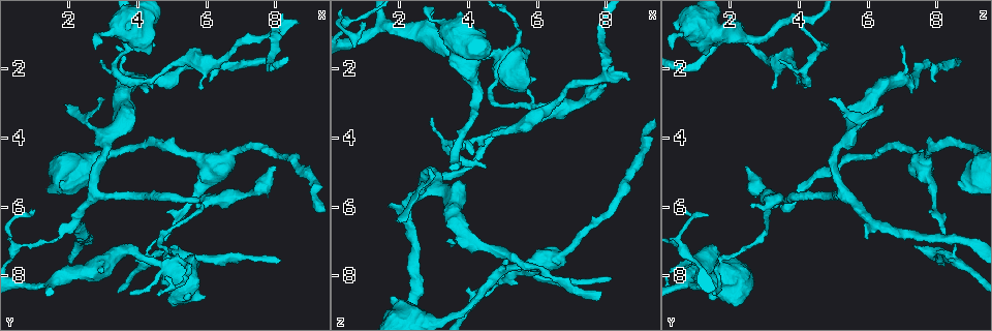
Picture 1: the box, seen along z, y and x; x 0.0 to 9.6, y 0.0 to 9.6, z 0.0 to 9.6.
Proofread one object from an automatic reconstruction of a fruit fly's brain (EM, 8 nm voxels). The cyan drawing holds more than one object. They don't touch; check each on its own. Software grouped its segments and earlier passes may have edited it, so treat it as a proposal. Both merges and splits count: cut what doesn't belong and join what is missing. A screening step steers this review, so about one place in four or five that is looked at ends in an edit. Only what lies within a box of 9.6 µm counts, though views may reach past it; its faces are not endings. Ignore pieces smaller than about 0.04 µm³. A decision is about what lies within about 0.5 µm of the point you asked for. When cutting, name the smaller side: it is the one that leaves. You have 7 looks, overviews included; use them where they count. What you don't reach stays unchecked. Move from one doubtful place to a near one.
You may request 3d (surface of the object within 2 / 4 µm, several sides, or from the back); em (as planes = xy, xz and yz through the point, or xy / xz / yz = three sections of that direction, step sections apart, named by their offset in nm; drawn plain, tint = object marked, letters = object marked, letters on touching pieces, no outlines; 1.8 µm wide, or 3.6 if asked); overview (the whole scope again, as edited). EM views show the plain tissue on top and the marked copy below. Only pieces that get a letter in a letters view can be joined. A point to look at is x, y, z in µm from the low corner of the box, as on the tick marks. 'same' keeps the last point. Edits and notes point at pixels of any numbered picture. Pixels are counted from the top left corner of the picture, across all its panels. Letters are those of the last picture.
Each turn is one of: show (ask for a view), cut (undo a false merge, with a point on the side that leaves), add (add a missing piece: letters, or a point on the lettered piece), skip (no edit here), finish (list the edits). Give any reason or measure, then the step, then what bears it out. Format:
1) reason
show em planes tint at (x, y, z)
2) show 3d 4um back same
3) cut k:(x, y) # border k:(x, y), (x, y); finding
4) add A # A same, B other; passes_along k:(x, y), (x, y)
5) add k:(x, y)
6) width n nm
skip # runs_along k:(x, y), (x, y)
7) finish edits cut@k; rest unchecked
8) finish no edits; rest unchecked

sharp bend
show em 3.6um yz step 16 letters at (3.80, 0.60, 4.15)

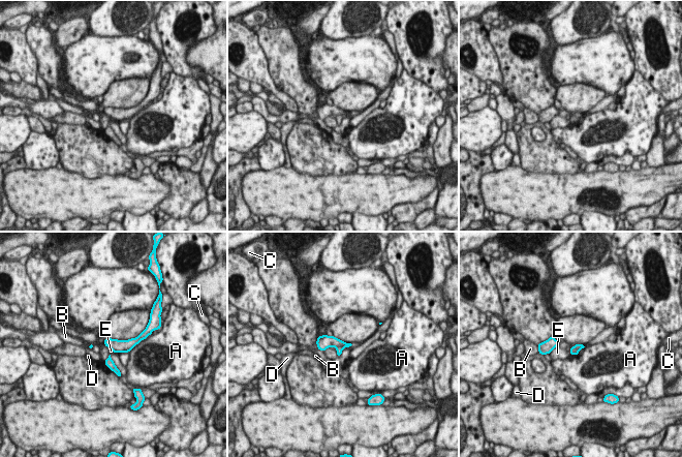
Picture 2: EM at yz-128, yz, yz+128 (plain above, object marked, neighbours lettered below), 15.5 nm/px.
show em 3.6um planes letters same

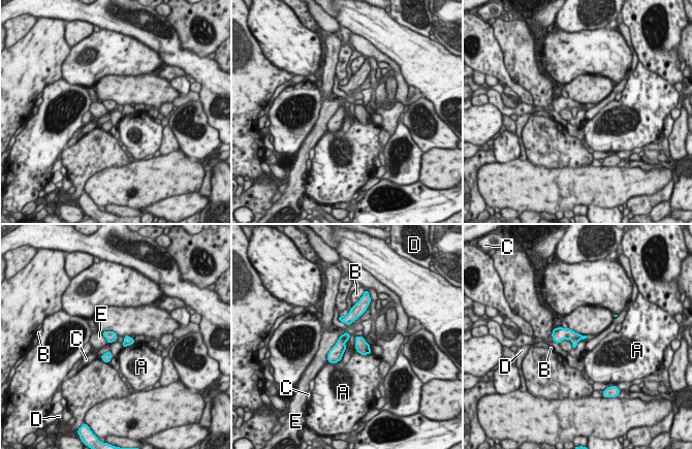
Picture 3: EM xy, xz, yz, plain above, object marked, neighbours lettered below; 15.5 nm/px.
longest_contact E 550 nm
cut 3:(574, 342) # A other, B other, C other, D other, E other; border 3:(580, 339), (571, 340); two neurons meet here

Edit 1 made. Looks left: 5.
three-way junction
show 3d 4um at (6.00, 5.90, 3.20)

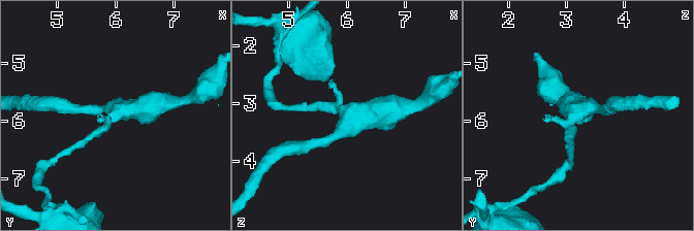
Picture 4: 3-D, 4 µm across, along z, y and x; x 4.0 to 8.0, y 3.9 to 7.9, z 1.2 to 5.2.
show em planes letters at (6.05, 5.90, 3.20)

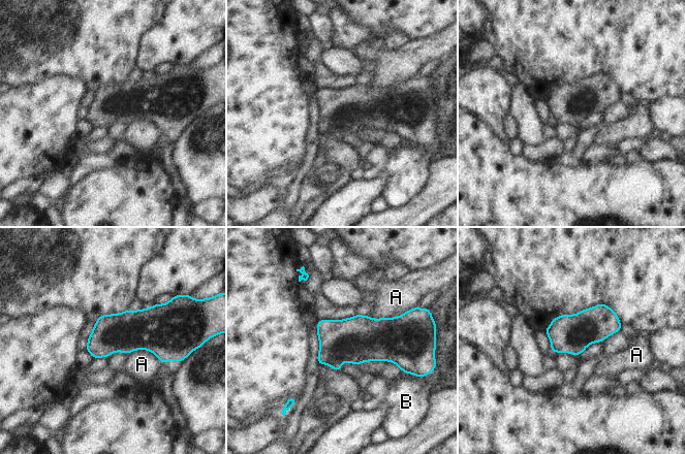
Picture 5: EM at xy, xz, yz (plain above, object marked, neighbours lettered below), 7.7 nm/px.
longest_contact A 320 nm
skip # A other, B other; border 5:(406, 311), (395, 317), (367, 316); all the same neuron

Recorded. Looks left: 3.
sharp bend
show 3d 4um at (6.00, 4.75, 7.70)

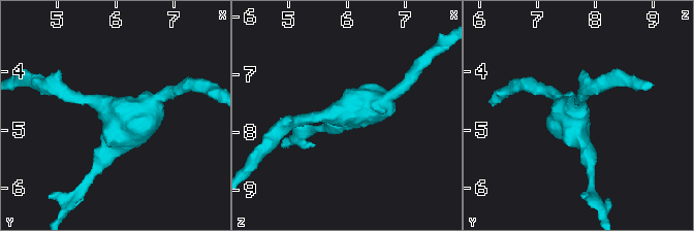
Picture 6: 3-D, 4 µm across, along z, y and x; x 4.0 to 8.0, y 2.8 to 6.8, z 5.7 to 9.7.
show em 3.6um xz step 8 tint at (6.00, 4.75, 7.65)

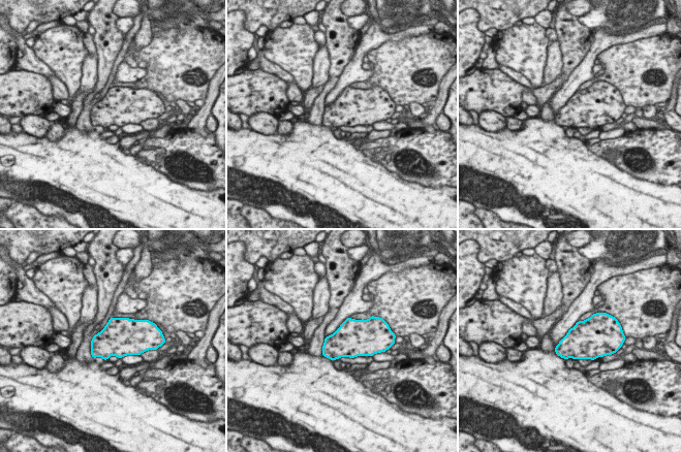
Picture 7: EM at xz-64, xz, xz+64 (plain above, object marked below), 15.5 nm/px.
another direction
show em 3.6um planes letters same

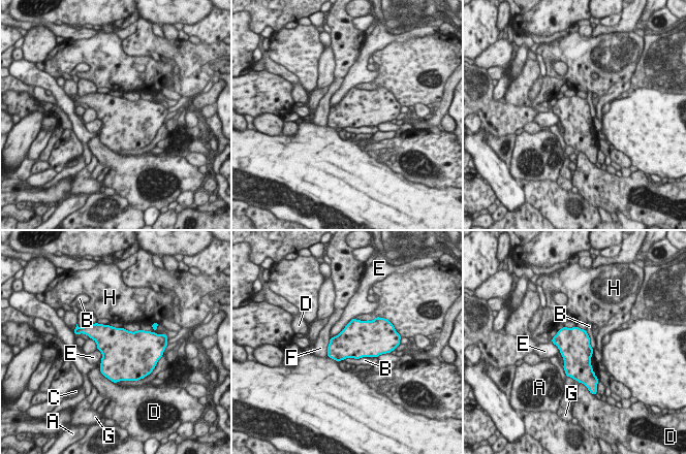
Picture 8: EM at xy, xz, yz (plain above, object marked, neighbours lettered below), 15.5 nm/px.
skip # A other, B other, C other, D other, E other, F other, G other, H other; border 8:(376, 357), (343, 359); continuous, no second neuron

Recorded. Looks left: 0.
finish edits cut@3; rest unchecked

